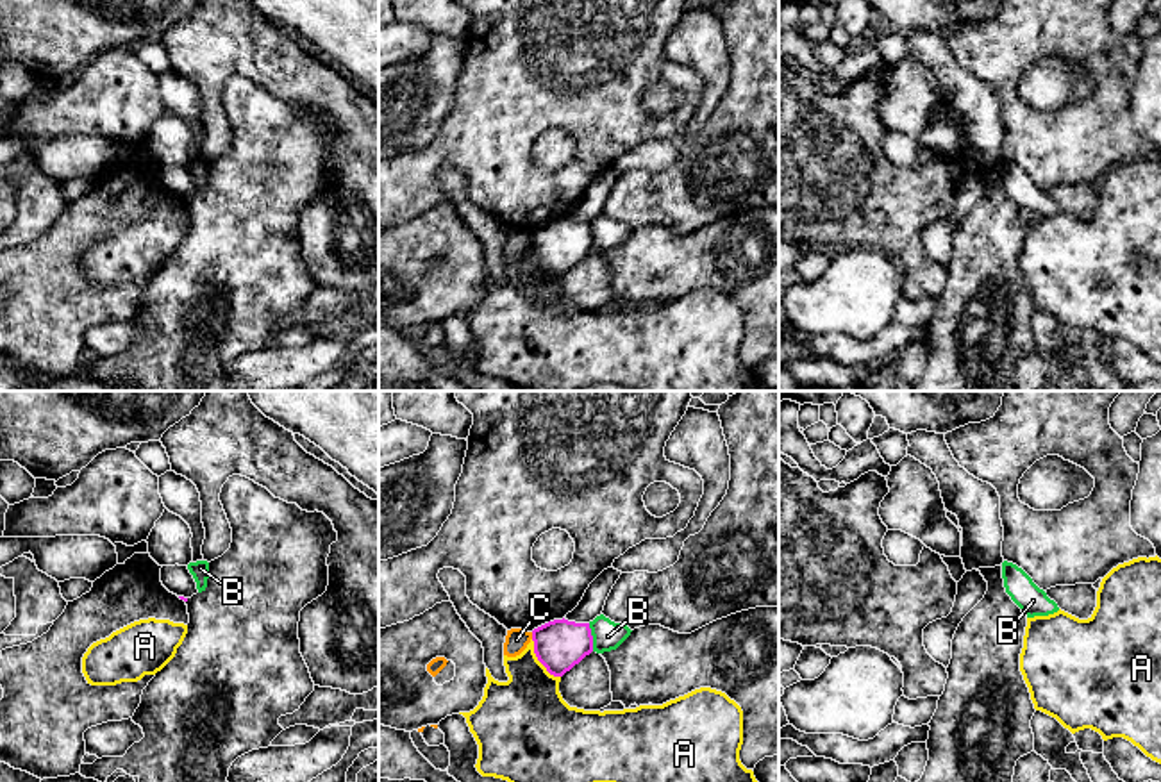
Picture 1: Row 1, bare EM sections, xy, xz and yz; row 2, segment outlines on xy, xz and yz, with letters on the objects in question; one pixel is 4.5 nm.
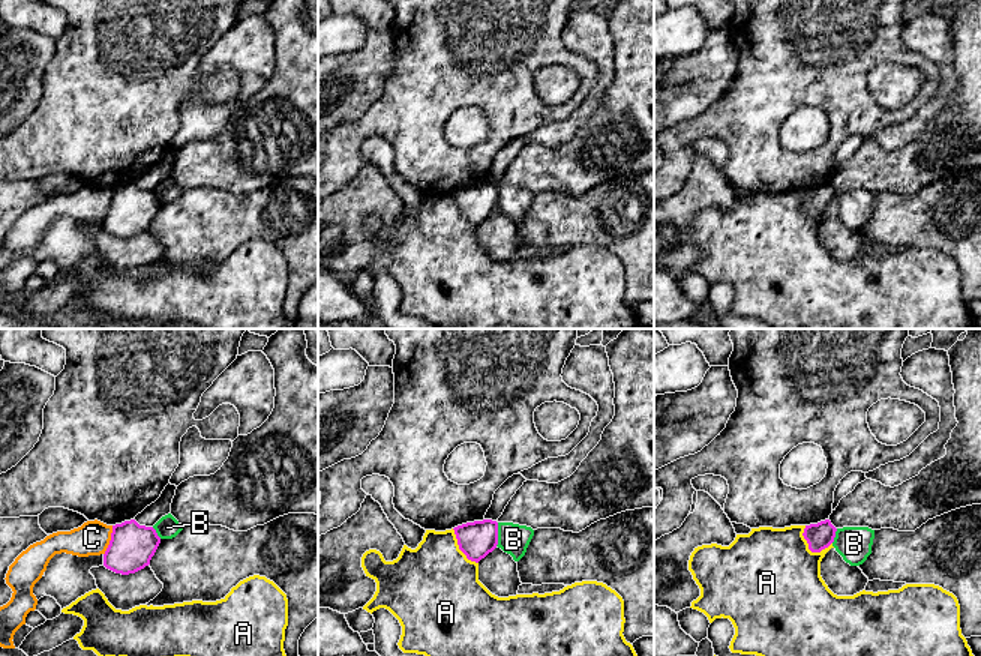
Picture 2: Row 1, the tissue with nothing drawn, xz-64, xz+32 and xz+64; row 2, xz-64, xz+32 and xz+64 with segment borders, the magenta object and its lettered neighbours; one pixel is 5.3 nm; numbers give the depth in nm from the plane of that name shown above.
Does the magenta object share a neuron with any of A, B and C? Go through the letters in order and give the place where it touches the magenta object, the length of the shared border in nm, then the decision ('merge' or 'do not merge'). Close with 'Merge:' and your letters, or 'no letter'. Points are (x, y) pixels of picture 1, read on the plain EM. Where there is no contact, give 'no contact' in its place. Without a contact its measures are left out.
A: contact xz (538, 259); length 220 nm; do not merge
B: contact xz (592, 238); length 130 nm; do not merge
C: contact xz (533, 236); length 30 nm; do not merge
Merge: no letter

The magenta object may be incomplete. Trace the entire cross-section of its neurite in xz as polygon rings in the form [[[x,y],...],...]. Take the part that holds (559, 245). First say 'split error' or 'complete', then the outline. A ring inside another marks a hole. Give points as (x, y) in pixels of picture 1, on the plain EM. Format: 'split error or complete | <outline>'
complete | [[[554,220],[532,230],[534,254],[554,277],[563,277],[593,252],[589,223]]]

